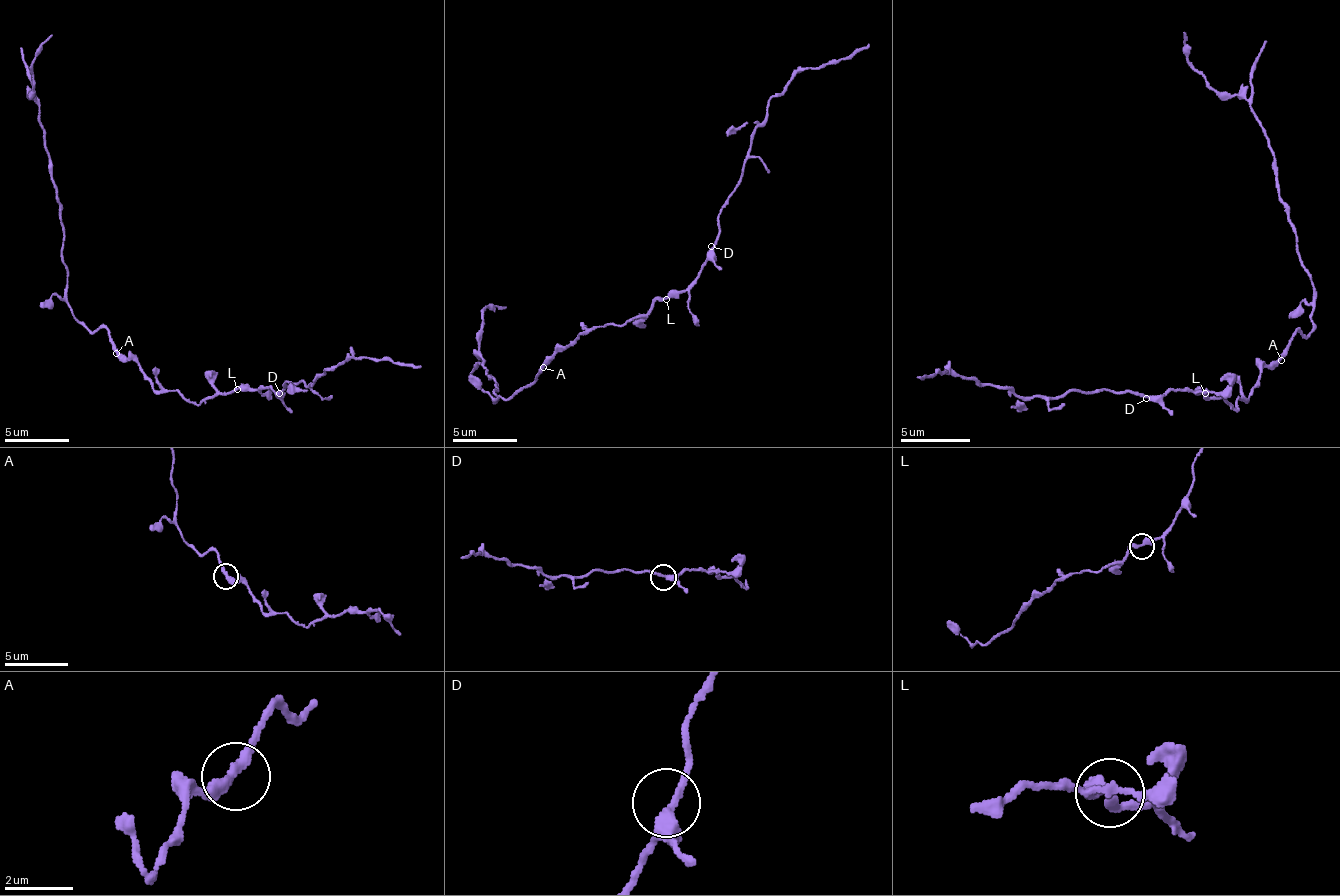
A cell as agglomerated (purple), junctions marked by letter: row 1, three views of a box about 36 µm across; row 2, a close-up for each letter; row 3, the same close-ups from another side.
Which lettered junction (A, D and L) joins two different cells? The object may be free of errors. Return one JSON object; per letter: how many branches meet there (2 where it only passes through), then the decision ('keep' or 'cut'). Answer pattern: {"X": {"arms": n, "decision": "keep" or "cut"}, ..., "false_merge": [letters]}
{"A": {"arms": 2, "decision": "keep"}, "D": {"arms": 3, "decision": "keep"}, "L": {"arms": 2, "decision": "keep"}, "false_merge": []}

